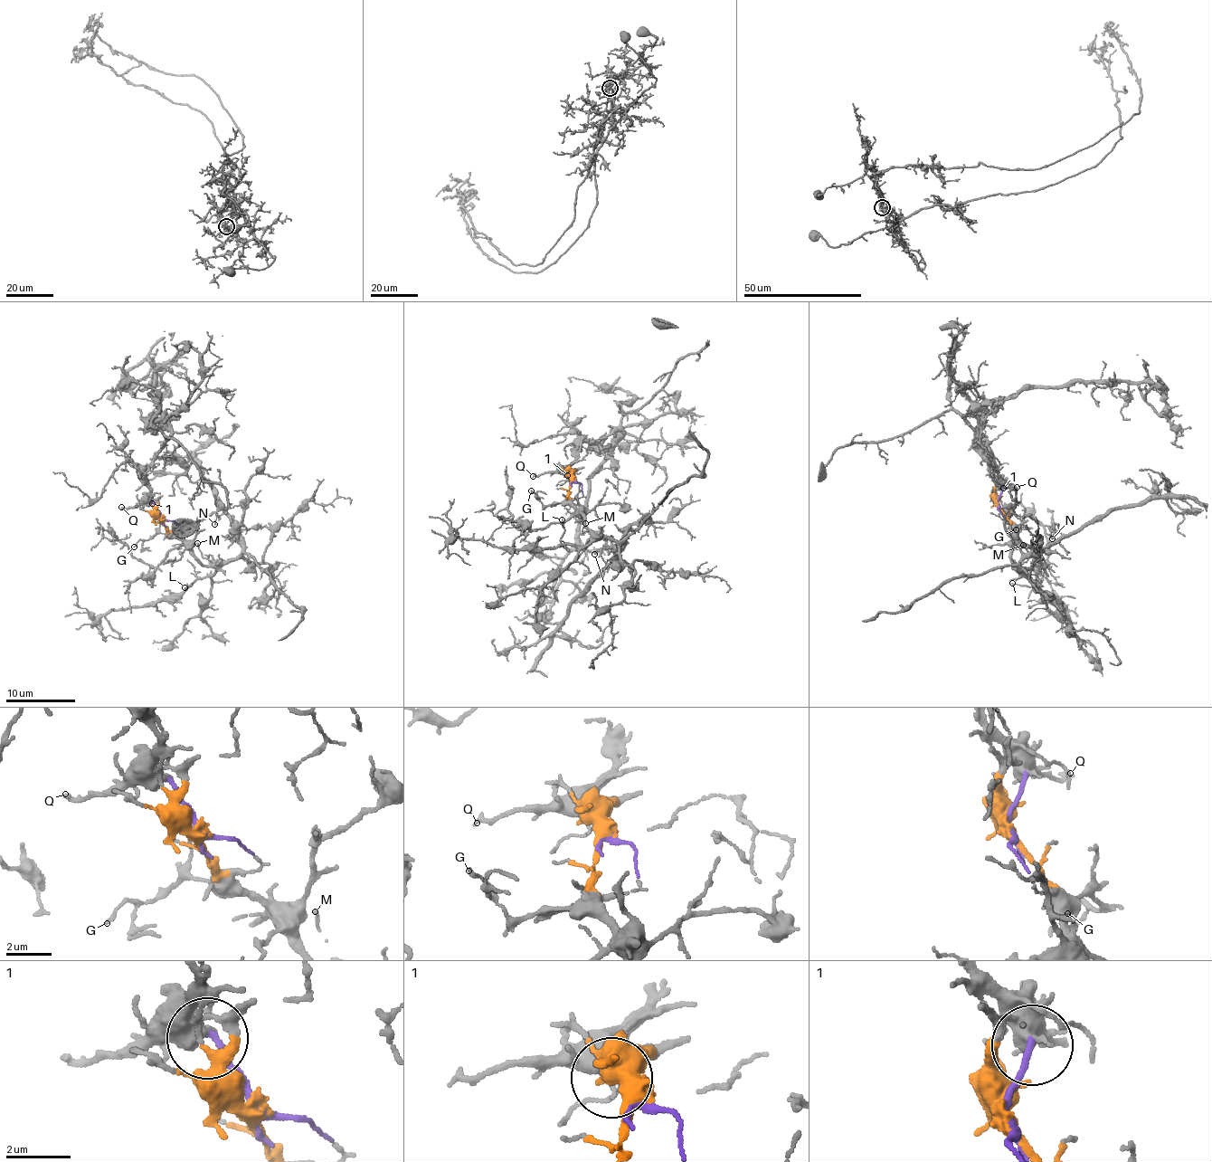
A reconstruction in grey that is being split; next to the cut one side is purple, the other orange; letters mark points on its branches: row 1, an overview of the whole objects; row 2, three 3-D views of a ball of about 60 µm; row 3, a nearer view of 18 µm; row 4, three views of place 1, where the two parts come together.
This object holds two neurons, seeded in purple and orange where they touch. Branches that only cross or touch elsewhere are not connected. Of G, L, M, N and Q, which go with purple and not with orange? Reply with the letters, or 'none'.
Q

